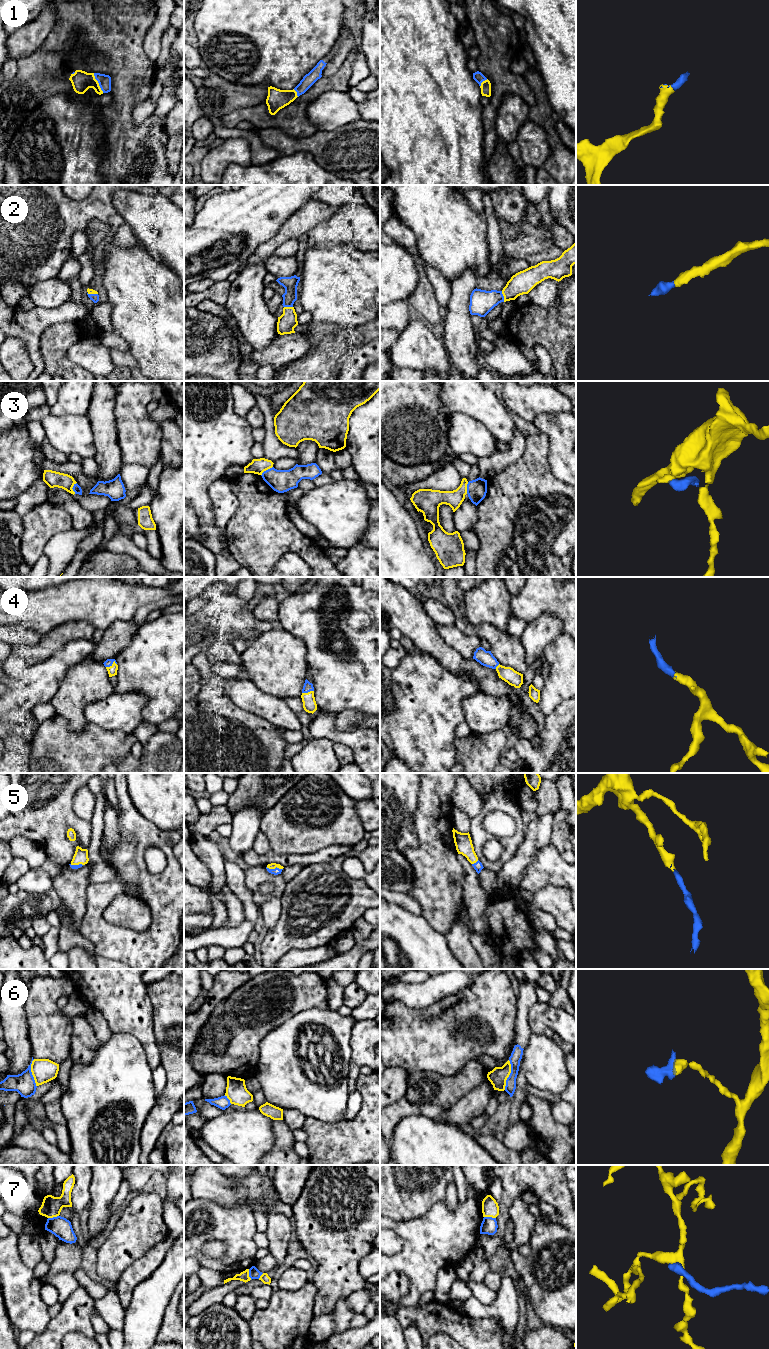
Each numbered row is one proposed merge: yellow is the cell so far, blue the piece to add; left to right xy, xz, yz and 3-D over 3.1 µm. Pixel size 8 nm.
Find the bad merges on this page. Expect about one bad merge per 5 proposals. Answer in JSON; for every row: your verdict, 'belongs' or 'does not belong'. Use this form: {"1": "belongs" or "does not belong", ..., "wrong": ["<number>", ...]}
{"1": "belongs", "2": "belongs", "3": "does not belong", "4": "belongs", "5": "belongs", "6": "does not belong", "7": "does not belong", "wrong": ["3", "6", "7"]}

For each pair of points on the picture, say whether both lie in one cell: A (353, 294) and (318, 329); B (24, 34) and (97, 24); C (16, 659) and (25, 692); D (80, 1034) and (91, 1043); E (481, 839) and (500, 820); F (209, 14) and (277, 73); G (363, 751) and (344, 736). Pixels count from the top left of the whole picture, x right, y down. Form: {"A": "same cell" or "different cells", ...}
{"A": "different cells", "B": "different cells", "C": "different cells", "D": "same cell", "E": "different cells", "F": "same cell", "G": "same cell"}

